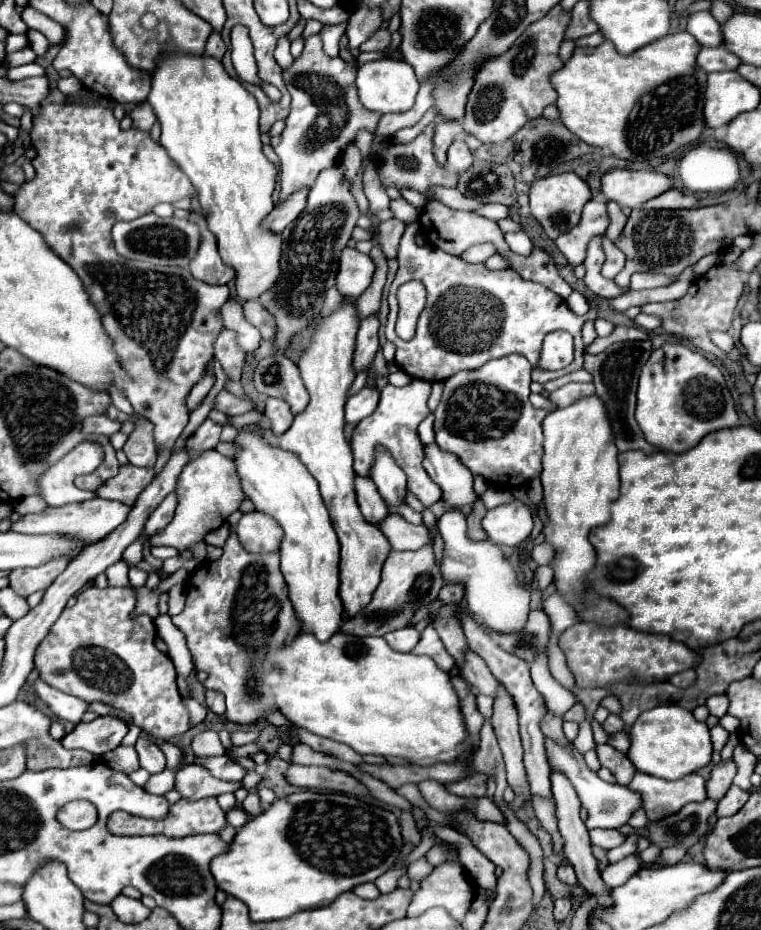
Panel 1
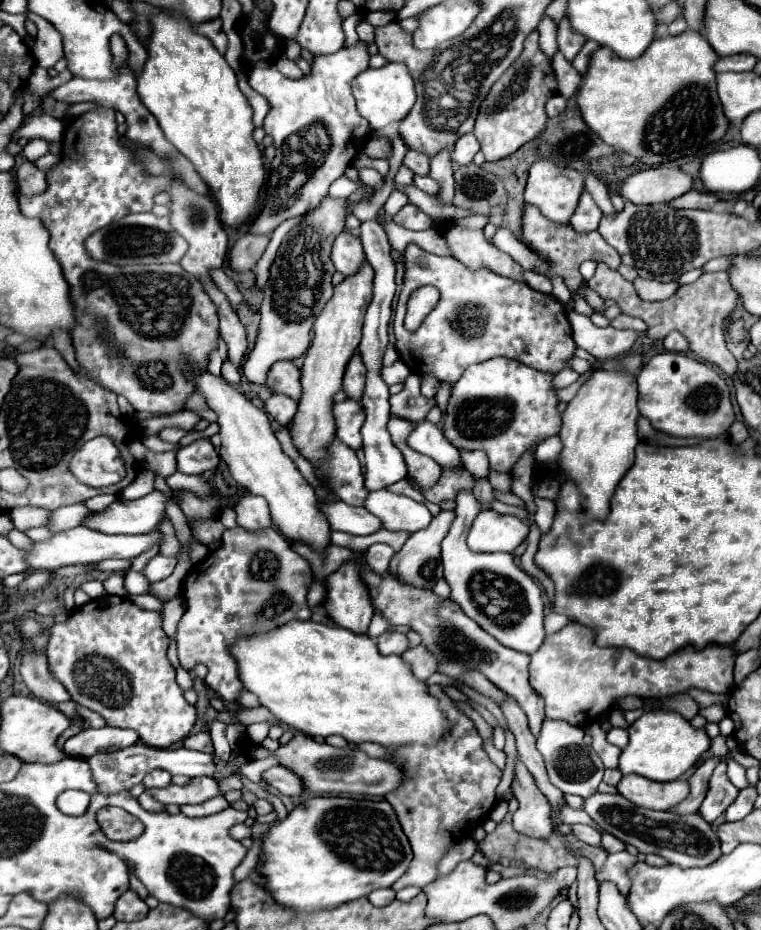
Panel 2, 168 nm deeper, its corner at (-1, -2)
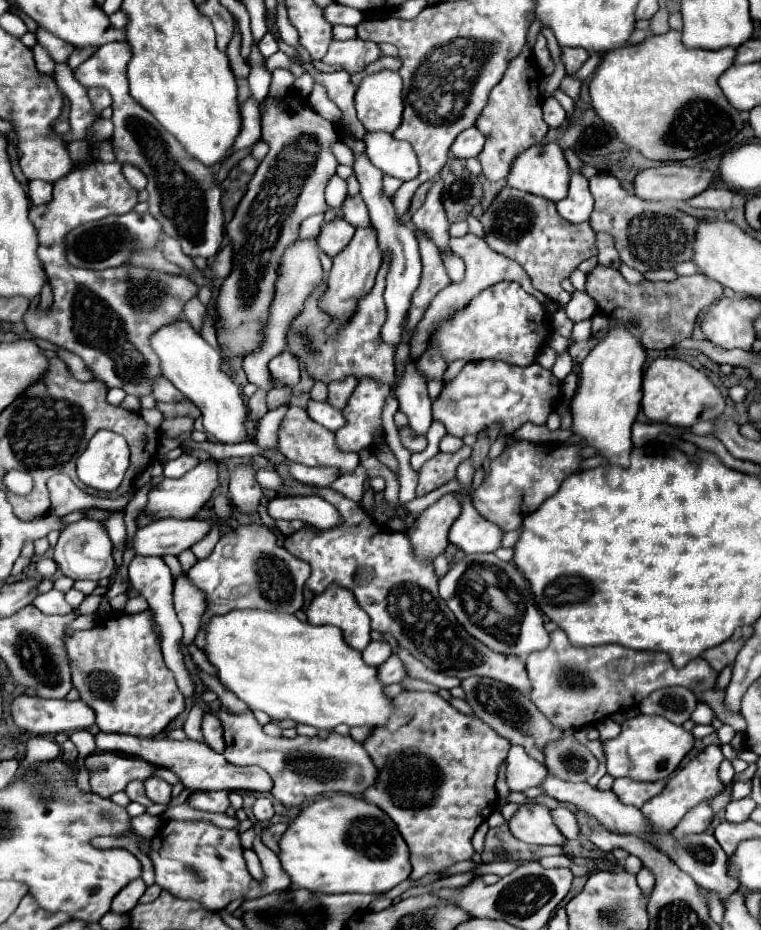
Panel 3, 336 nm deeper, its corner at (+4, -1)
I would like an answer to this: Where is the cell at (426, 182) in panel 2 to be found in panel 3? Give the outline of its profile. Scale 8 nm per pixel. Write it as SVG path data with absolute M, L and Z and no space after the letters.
M365 132L363 142L367 148L367 158L383 174L395 176L403 182L417 178L419 164L407 142L399 142L387 132Z

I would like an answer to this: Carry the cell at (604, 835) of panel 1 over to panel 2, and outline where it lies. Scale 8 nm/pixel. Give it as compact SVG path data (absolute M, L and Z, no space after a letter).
M572 825L572 835L588 845L600 845L600 833L590 825Z

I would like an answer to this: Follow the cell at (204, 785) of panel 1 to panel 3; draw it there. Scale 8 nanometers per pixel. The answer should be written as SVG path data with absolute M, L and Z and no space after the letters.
M131 782L127 786L127 796L133 800L133 802L139 802L143 806L153 806L155 802L151 802L147 796L145 796L145 788L143 788L143 782Z

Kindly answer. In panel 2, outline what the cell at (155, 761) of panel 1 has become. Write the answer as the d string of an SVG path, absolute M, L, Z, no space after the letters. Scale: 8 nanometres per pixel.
M158 769L152 771L152 773L148 773L148 777L144 777L144 785L146 787L160 787L160 789L164 789L170 783L172 783L170 775L166 771L158 771Z

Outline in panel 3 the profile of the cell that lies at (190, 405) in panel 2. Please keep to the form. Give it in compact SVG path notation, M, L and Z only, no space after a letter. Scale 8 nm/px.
M157 378L155 380L153 396L159 402L181 402L181 400L185 400L185 396L171 382L167 382L167 378Z

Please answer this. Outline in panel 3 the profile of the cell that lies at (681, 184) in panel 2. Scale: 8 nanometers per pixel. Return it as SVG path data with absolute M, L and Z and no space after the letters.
M679 164L647 168L635 176L635 196L643 200L689 200L709 188L713 174Z

